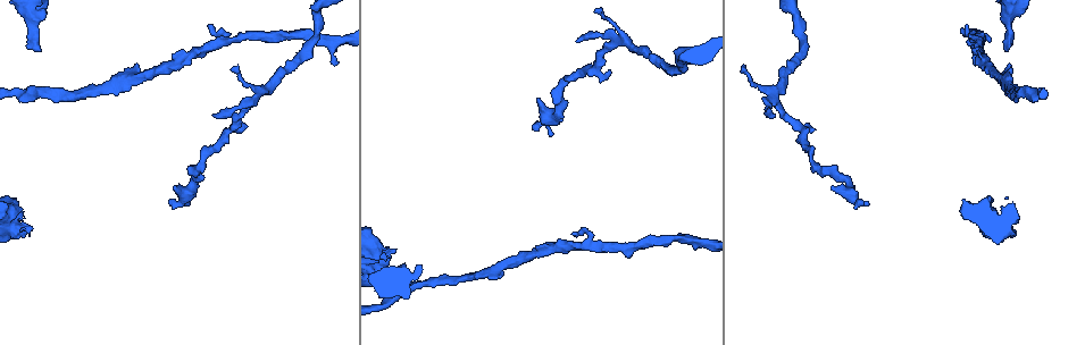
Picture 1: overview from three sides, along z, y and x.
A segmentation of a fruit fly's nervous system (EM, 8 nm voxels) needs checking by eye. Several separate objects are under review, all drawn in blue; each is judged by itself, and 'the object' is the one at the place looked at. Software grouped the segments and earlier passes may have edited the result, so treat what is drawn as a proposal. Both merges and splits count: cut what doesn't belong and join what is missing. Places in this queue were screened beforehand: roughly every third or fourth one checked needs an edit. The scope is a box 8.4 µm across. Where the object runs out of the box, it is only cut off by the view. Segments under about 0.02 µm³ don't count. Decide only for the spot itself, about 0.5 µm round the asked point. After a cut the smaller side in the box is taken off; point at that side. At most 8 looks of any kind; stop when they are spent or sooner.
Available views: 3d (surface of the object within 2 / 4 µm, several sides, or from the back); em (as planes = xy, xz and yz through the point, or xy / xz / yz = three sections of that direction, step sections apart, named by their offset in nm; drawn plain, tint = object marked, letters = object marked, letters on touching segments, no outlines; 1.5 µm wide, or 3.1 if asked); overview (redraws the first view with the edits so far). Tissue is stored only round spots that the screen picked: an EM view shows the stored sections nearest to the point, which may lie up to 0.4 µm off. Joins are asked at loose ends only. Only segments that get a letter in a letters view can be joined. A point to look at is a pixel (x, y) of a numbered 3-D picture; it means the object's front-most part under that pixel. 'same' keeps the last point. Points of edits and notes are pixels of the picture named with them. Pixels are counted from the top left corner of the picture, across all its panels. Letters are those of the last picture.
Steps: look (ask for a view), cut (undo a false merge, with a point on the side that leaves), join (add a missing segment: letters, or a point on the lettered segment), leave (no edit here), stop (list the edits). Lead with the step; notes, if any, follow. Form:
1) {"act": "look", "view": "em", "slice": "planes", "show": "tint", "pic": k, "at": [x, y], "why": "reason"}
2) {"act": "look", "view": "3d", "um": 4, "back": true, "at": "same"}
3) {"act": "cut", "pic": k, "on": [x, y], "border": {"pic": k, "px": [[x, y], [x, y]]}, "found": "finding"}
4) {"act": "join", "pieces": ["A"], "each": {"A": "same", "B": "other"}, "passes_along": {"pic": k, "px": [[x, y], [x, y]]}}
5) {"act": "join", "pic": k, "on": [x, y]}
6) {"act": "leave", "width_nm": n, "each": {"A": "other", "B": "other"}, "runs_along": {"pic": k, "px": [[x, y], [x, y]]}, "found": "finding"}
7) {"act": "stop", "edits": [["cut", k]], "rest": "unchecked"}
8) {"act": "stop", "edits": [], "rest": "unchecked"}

{"act": "look", "view": "em", "slice": "yz", "step": 4, "show": "tint", "pic": 1, "at": [38, 50], "why": "branch stops here"}

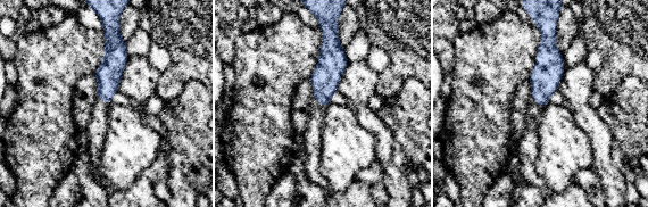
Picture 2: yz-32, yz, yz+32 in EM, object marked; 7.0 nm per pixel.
{"act": "look", "view": "em", "slice": "xy", "step": 8, "show": "letters", "at": "same"}

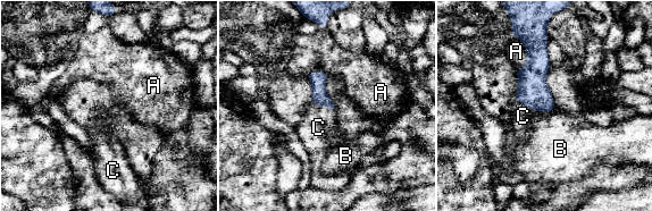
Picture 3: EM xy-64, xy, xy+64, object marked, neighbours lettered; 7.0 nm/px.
{"act": "join", "pieces": ["C"], "width_nm": 120, "each": {"A": "other", "B": "other", "C": "same"}, "passes_along": {"pic": 3, "px": [[318, 78], [323, 104], [318, 127]]}, "found": "it goes on there"}

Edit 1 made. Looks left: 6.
{"act": "look", "view": "3d", "um": 4, "pic": 1, "at": [392, 249], "why": "branch stops here"}

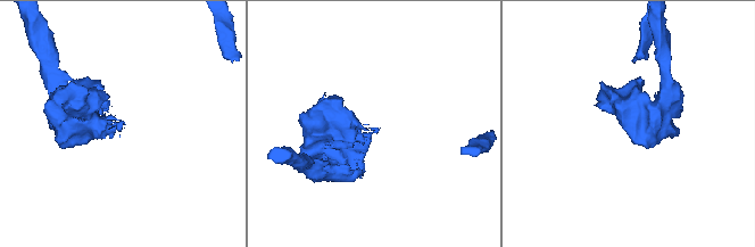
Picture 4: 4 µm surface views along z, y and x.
{"act": "look", "view": "em", "slice": "xz", "step": 4, "show": "letters", "pic": 4, "at": [377, 127], "why": "need the tissue"}

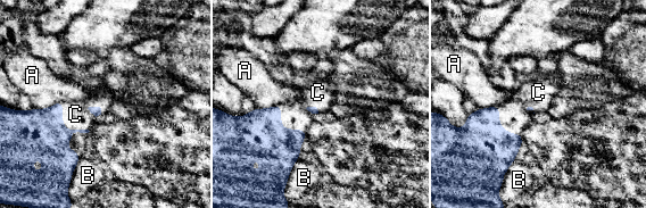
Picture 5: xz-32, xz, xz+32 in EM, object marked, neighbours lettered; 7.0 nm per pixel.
{"act": "look", "view": "em", "slice": "yz", "step": 4, "show": "letters", "at": "same", "why": "another direction"}

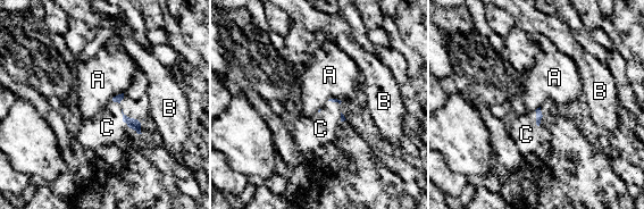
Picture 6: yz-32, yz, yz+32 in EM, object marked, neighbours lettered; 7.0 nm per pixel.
{"act": "join", "pieces": ["C"], "each": {"A": "other", "B": "other", "C": "same"}, "passes_along": {"pic": 6, "px": [[538, 114], [542, 116], [526, 134]]}, "found": "the neuron continues"}

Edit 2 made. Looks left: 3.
{"act": "look", "view": "3d", "um": 2, "pic": 1, "at": [172, 202], "why": "an open end"}

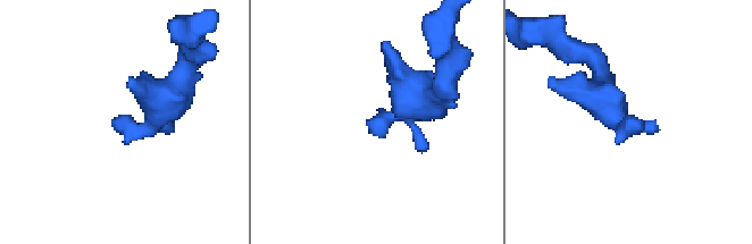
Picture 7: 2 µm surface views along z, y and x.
{"act": "look", "view": "em", "slice": "planes", "show": "letters", "pic": 7, "at": [123, 123]}

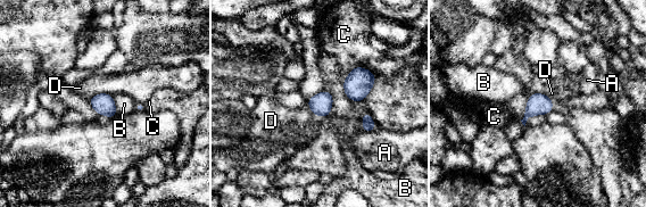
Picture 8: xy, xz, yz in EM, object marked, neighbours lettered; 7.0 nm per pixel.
{"act": "leave", "width_nm": 150, "longest_contact_nm": ["C", 240], "each": {"A": "other", "B": "other", "C": "other", "D": "other"}, "found": "none of them fits"}

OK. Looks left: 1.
{"act": "stop", "edits": [["join", 3], ["join", 6]], "rest": "unchecked"}

